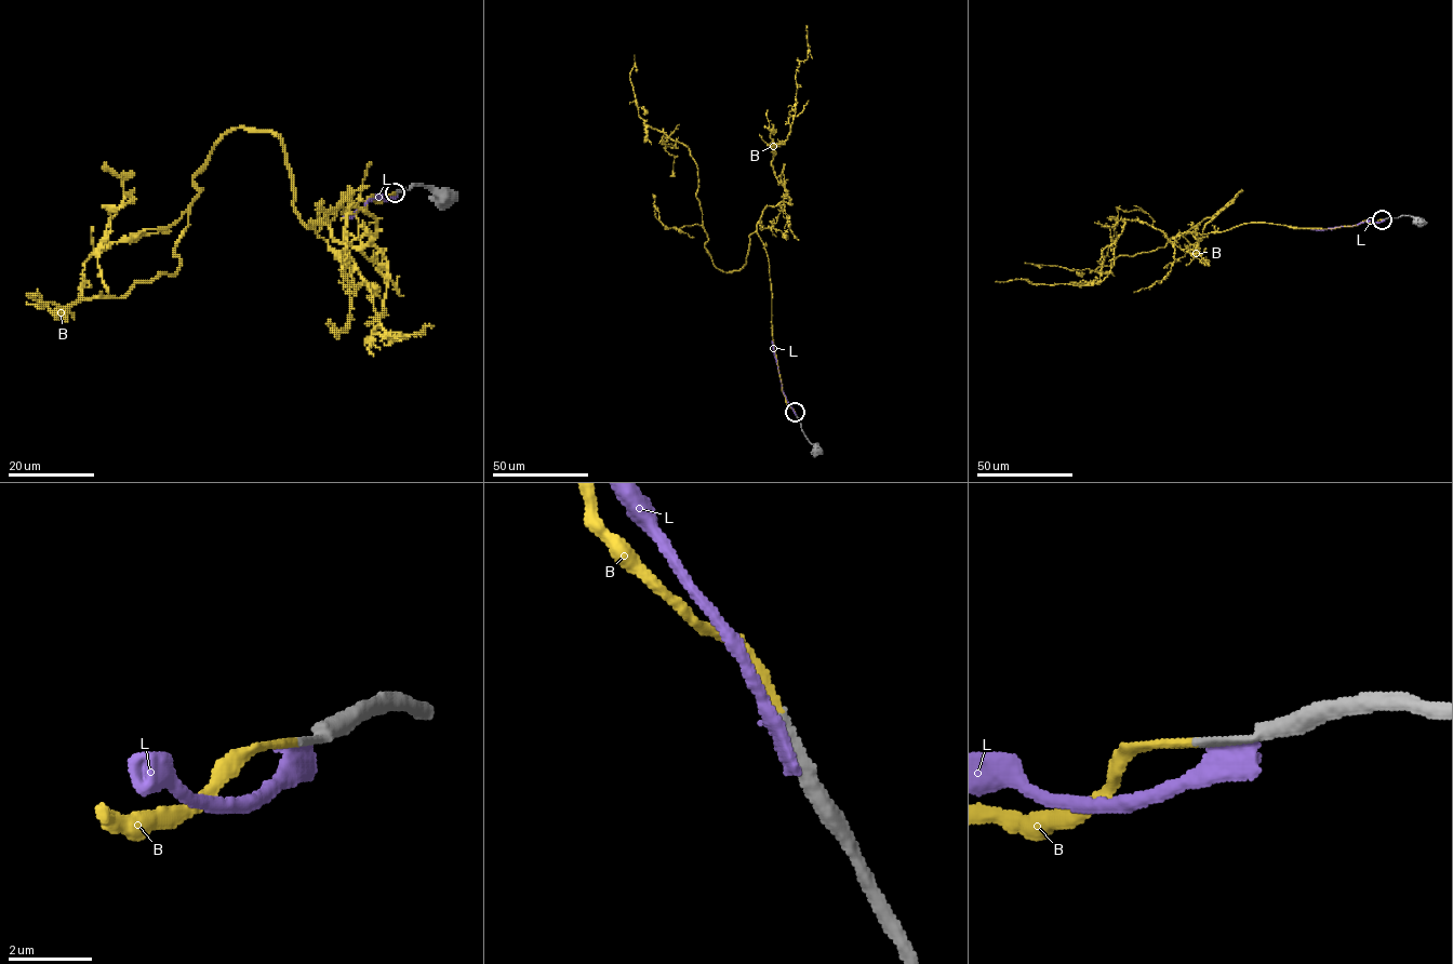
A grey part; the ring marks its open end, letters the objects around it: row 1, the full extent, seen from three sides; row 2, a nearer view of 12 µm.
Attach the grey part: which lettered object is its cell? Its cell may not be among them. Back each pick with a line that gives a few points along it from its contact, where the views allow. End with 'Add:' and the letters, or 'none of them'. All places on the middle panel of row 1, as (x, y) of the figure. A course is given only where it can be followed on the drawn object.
B: course (795, 412), (763, 242), (751, 233), (744, 265), (722, 271), (704, 246), (697, 165), (665, 132), (674, 176)
Add: B

